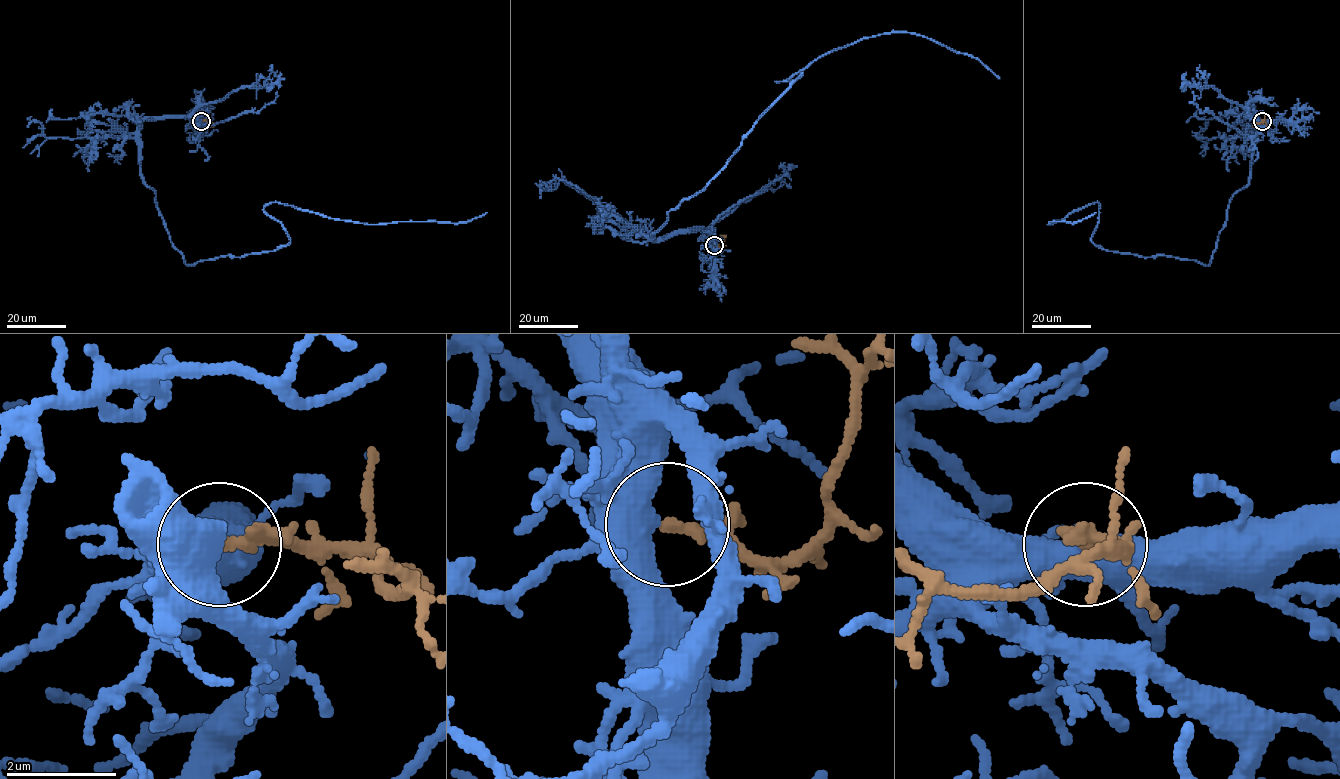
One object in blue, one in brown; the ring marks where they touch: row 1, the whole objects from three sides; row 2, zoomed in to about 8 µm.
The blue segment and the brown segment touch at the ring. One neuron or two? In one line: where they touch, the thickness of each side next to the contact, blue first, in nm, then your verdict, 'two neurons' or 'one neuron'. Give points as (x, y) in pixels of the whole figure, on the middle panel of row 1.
at (714, 245); 480 nm thick on the blue side, 280 nm on the other; one neuron

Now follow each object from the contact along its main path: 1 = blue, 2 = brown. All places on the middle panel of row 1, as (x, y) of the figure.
1: (714, 245), (703, 230), (651, 235), (802, 73), (776, 82), (864, 38), (908, 32), (978, 59), (999, 78)
2: (714, 245), (720, 246), (726, 236)

